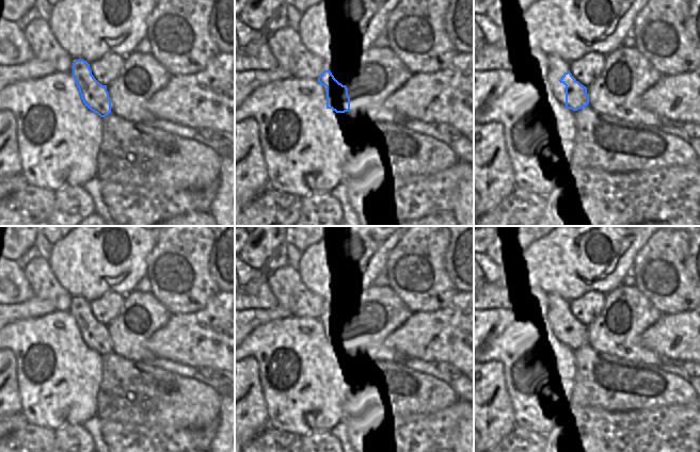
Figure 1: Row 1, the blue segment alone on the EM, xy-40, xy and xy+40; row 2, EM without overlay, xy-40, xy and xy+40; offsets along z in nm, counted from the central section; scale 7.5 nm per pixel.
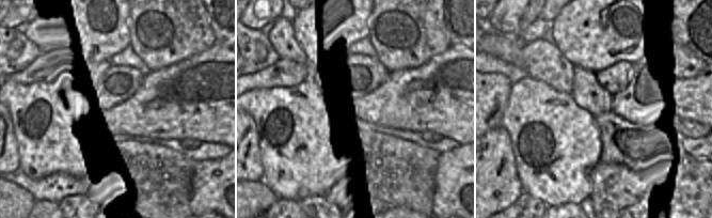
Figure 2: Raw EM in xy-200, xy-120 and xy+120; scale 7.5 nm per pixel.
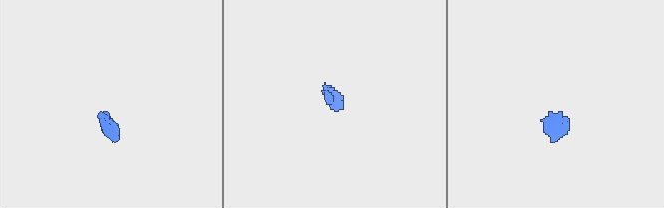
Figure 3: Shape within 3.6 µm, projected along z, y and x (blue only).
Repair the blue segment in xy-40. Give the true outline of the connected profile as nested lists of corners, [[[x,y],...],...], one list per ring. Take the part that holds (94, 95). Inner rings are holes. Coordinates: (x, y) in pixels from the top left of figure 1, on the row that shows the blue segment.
[[[81,59],[76,60],[73,63],[73,77],[85,107],[100,117],[109,115],[111,113],[111,99],[107,85],[100,84],[94,78],[90,64]]]

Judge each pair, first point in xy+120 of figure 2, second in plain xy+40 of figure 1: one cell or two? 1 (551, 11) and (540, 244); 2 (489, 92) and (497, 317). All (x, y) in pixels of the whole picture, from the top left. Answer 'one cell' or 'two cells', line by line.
1: one cell
2: one cell

